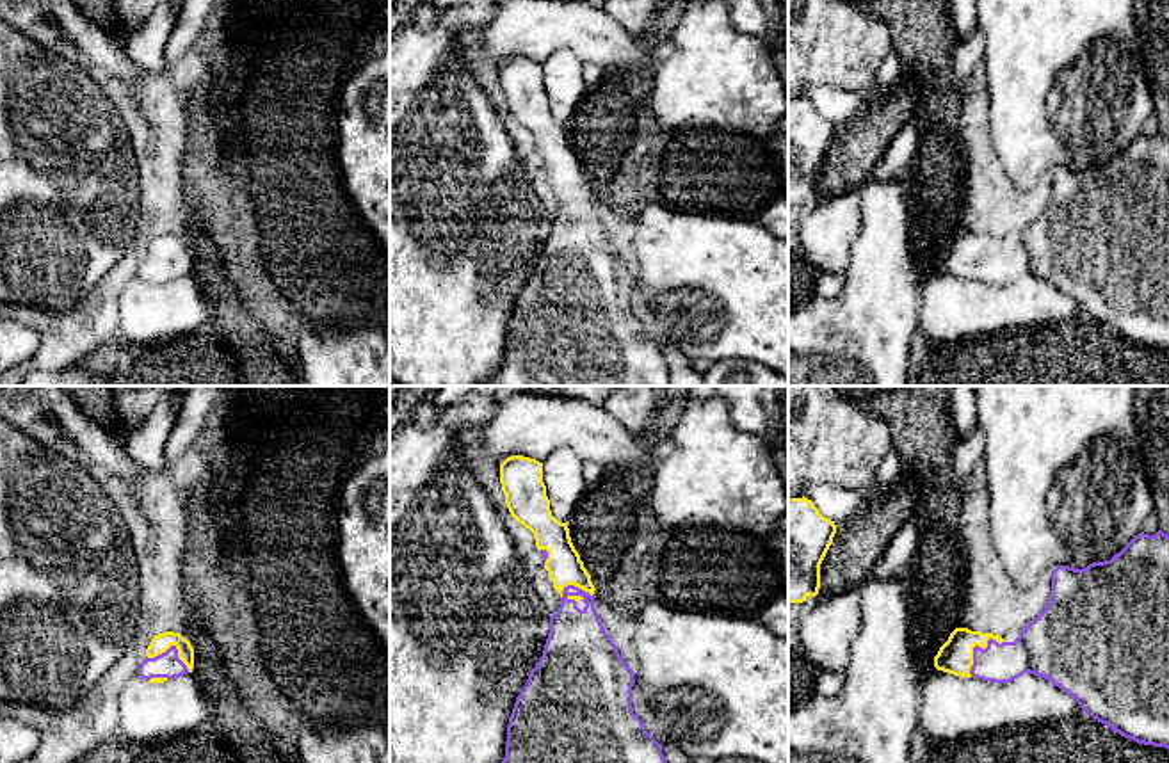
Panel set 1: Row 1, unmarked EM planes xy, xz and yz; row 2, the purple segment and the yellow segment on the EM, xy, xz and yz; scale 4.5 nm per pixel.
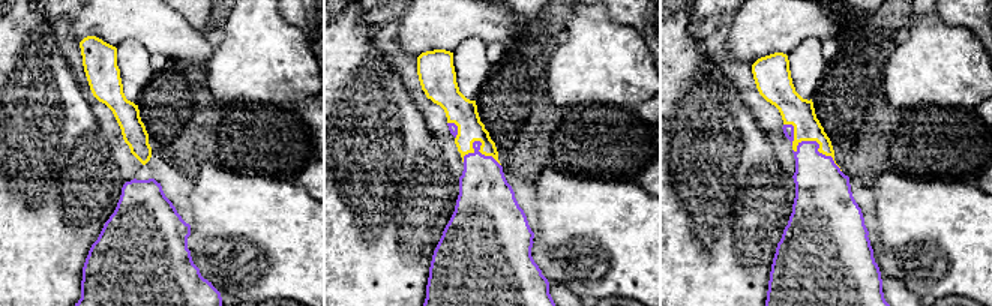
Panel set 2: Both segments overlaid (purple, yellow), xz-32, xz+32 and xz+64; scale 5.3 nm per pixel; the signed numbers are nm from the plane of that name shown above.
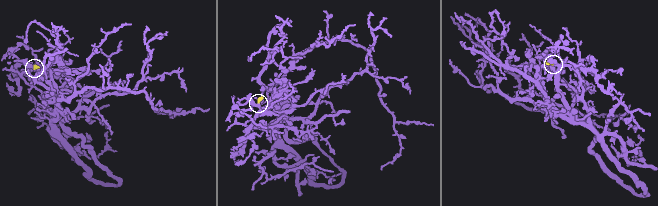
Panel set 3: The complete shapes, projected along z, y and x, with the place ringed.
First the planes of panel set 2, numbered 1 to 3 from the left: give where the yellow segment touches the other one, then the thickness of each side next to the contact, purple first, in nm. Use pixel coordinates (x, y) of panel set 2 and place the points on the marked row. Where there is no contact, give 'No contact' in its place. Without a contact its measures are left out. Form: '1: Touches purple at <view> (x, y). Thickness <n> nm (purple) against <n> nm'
1: No contact
2: Touches purple at xz+32 (480, 144). Thickness 280 nm (purple) against 150 nm
3: Touches purple at xz+64 (818, 147). Thickness 300 nm (purple) against 160 nm

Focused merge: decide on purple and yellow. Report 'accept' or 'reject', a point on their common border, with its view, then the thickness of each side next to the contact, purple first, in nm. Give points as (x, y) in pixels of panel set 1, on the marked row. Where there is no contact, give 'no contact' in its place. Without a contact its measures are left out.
accept | yz (975, 646) | 180/160 nm

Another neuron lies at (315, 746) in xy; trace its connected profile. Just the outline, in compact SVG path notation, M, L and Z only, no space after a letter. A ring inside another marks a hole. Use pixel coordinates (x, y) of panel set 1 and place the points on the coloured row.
M383 724L352 731L299 733L301 763L390 763L390 736Z

